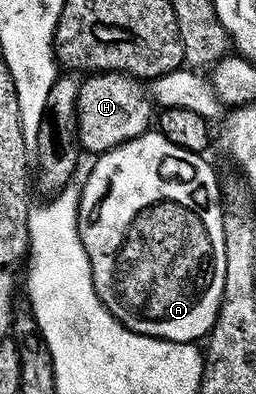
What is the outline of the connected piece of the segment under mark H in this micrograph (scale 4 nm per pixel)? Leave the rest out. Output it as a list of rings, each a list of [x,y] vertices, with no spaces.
[[[94,72],[81,81],[81,94],[77,97],[77,127],[79,145],[92,155],[100,155],[135,139],[139,135],[150,132],[155,121],[155,102],[149,95],[148,88],[138,78],[129,73]]]

